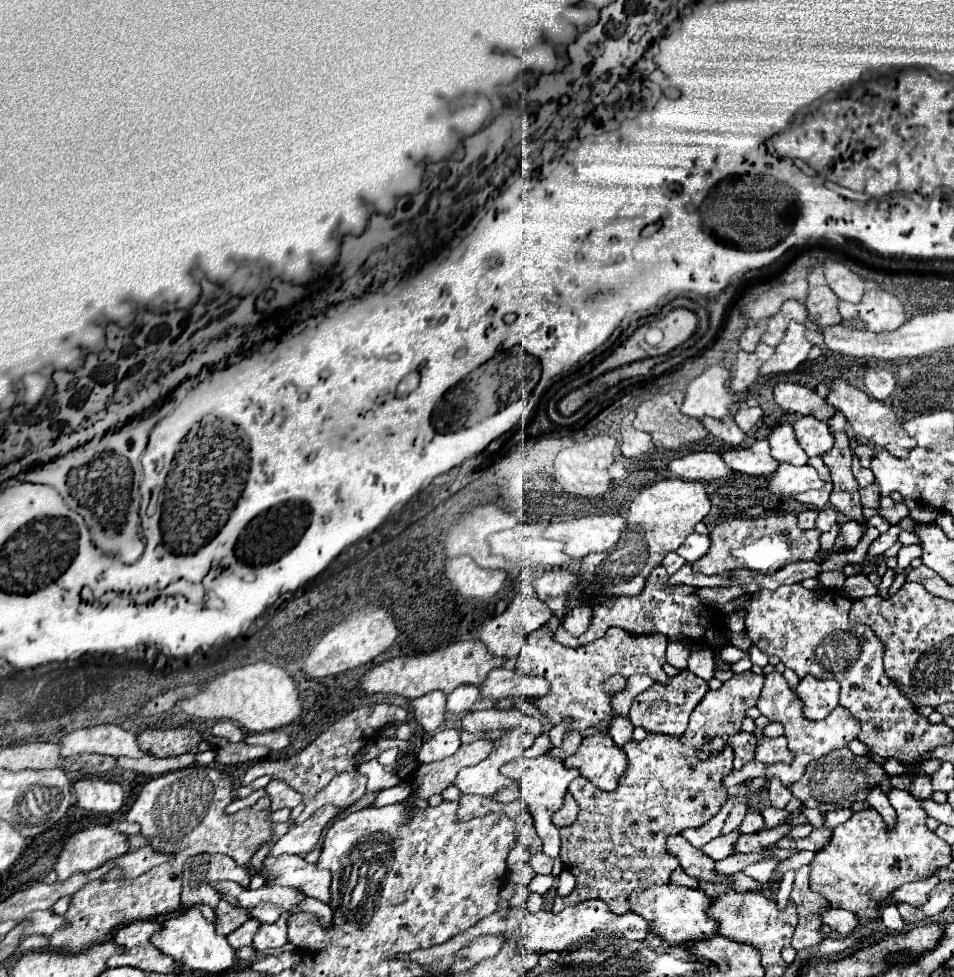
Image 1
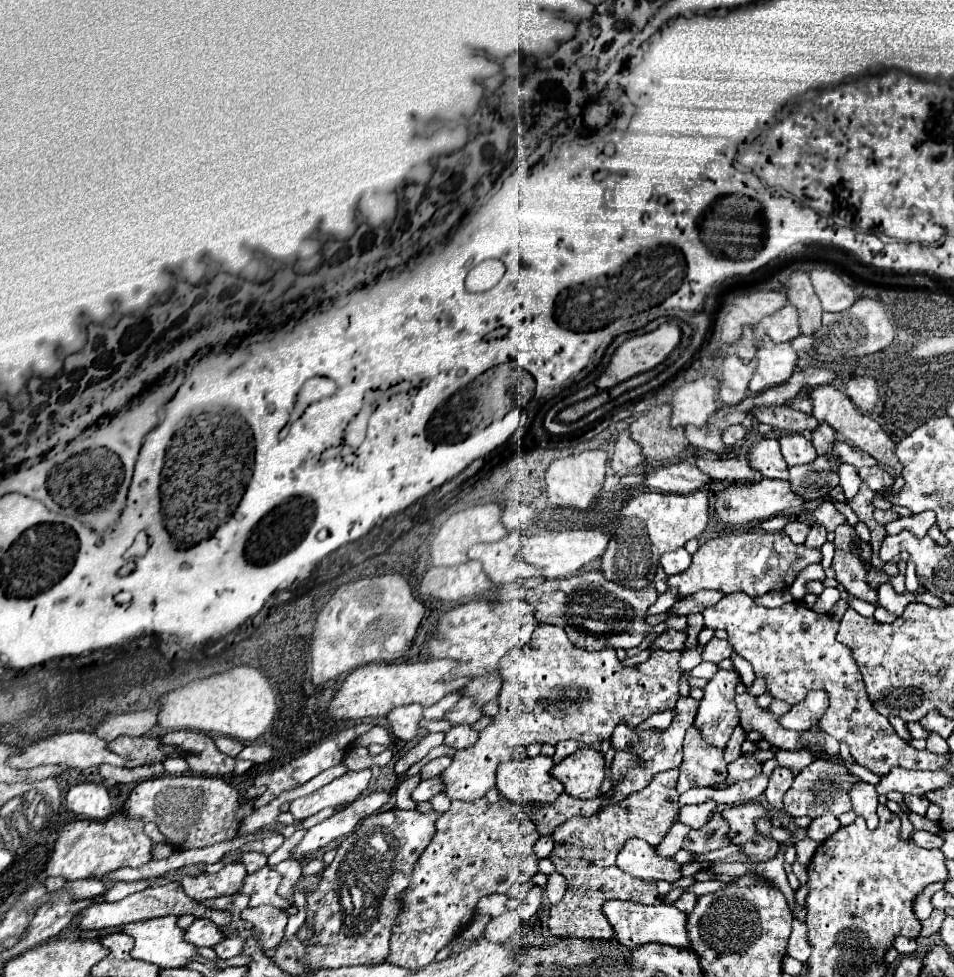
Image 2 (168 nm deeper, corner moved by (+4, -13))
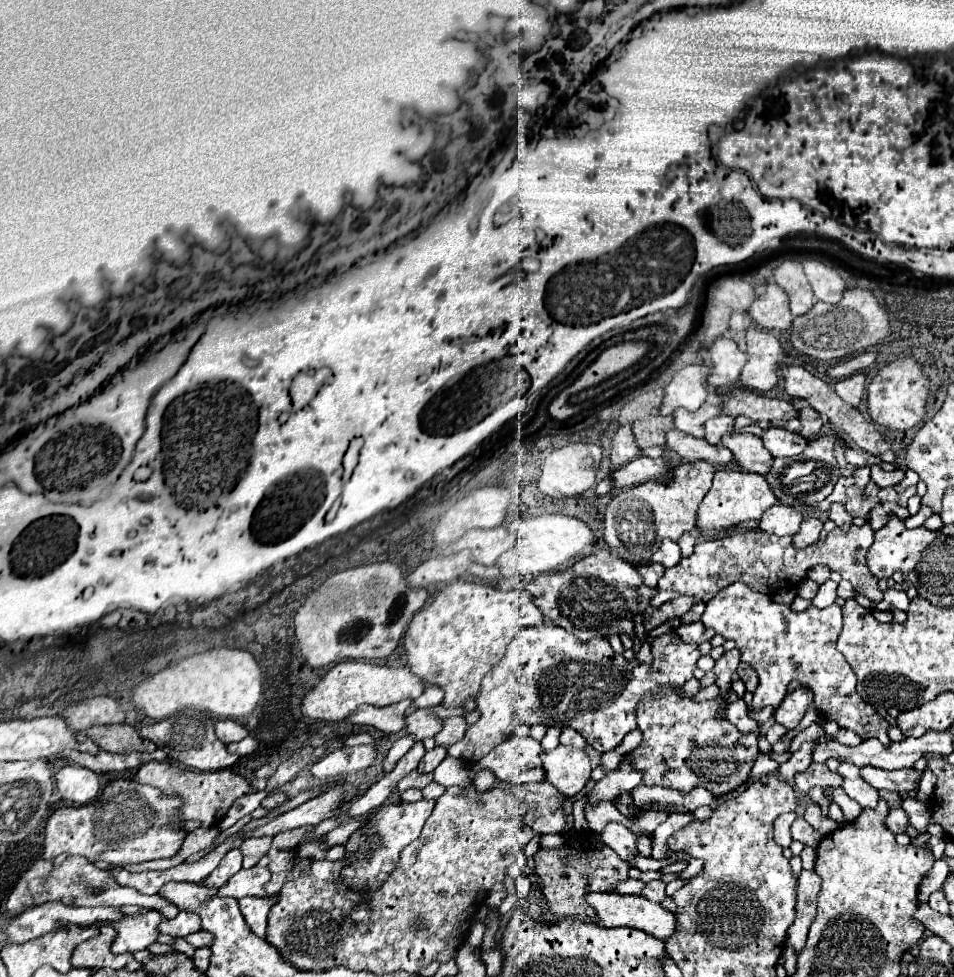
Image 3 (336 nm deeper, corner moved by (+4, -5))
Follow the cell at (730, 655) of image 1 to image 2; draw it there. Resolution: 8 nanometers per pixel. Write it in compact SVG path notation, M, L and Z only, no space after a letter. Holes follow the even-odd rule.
M701 662L699 666L695 666L689 674L691 676L697 676L697 678L713 678L715 676L715 672L719 670L719 666L717 664L713 664L713 662Z

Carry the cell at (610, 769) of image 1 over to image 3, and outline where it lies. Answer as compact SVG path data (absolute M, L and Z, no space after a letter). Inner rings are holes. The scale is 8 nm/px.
M559 744L551 752L543 752L543 770L545 780L551 782L561 794L573 798L579 794L589 776L591 776L591 762L585 750L569 748Z

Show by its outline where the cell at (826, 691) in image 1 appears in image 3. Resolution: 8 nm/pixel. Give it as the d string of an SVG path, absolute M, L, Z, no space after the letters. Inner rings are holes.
M801 686L785 696L781 706L775 710L775 720L783 724L787 730L793 730L805 716L805 710L811 702L813 702L813 692Z

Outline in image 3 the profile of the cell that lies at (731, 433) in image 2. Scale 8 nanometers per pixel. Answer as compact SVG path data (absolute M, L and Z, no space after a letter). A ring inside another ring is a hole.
M721 414L719 418L711 418L711 422L707 422L705 426L705 440L711 444L719 444L721 436L727 432L733 432L733 416L725 416Z

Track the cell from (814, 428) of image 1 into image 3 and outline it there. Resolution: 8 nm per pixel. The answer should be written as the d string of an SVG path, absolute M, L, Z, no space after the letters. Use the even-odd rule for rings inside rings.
M767 428L761 440L763 440L763 446L773 456L781 456L781 458L799 456L807 448L807 440L801 434L789 432L785 428Z

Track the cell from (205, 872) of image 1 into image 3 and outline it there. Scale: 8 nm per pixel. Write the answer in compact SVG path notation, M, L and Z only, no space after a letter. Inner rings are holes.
M239 848L227 852L227 856L221 860L221 864L207 876L207 886L213 886L213 888L223 886L241 868L241 862L243 862L243 854Z

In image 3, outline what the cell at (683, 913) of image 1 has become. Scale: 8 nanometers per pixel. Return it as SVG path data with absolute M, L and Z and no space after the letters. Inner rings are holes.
M587 894L587 904L591 904L597 912L599 924L605 928L617 928L617 926L627 926L627 928L635 928L635 930L643 930L659 940L667 940L673 930L675 930L675 914L671 914L669 910L665 910L659 902L651 902L643 896L621 896L621 894Z

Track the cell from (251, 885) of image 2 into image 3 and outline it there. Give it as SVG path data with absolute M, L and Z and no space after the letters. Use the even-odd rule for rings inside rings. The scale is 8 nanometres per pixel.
M253 866L249 870L241 868L235 876L227 880L227 884L219 888L219 896L231 896L237 900L243 896L267 896L263 886L269 882L269 878L271 878L269 868L263 866Z

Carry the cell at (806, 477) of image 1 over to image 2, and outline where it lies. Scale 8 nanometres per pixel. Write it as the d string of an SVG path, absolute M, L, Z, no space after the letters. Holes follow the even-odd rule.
M761 478L755 484L733 484L727 490L723 490L717 498L715 512L723 524L741 526L751 520L757 520L757 522L767 520L771 516L777 516L783 510L789 510L789 508L805 508L805 506L807 506L807 500L799 498L799 494L795 494L791 490L791 486L787 486L787 480Z

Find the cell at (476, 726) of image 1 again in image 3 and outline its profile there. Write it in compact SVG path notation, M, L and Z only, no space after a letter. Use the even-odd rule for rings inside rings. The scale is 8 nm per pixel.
M461 716L447 718L447 720L443 720L443 728L439 730L439 734L435 734L435 742L437 742L437 746L449 748L451 744L455 744L457 740L463 738L465 730L467 730L465 718L461 718Z

